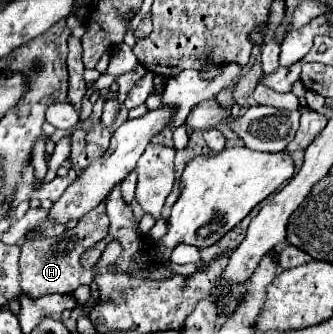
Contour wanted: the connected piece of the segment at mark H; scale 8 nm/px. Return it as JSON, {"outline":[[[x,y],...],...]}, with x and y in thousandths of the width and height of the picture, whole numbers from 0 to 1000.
{"outline":[[[312,605],[288,617],[288,629],[264,635],[240,665],[186,695],[168,713],[108,713],[108,719],[78,719],[66,731],[66,760],[60,760],[60,808],[66,808],[66,868],[90,886],[138,886],[138,880],[216,880],[234,856],[246,850],[276,850],[288,814],[264,814],[240,790],[240,766],[312,719],[324,707],[324,647],[318,647],[318,617]]]}

